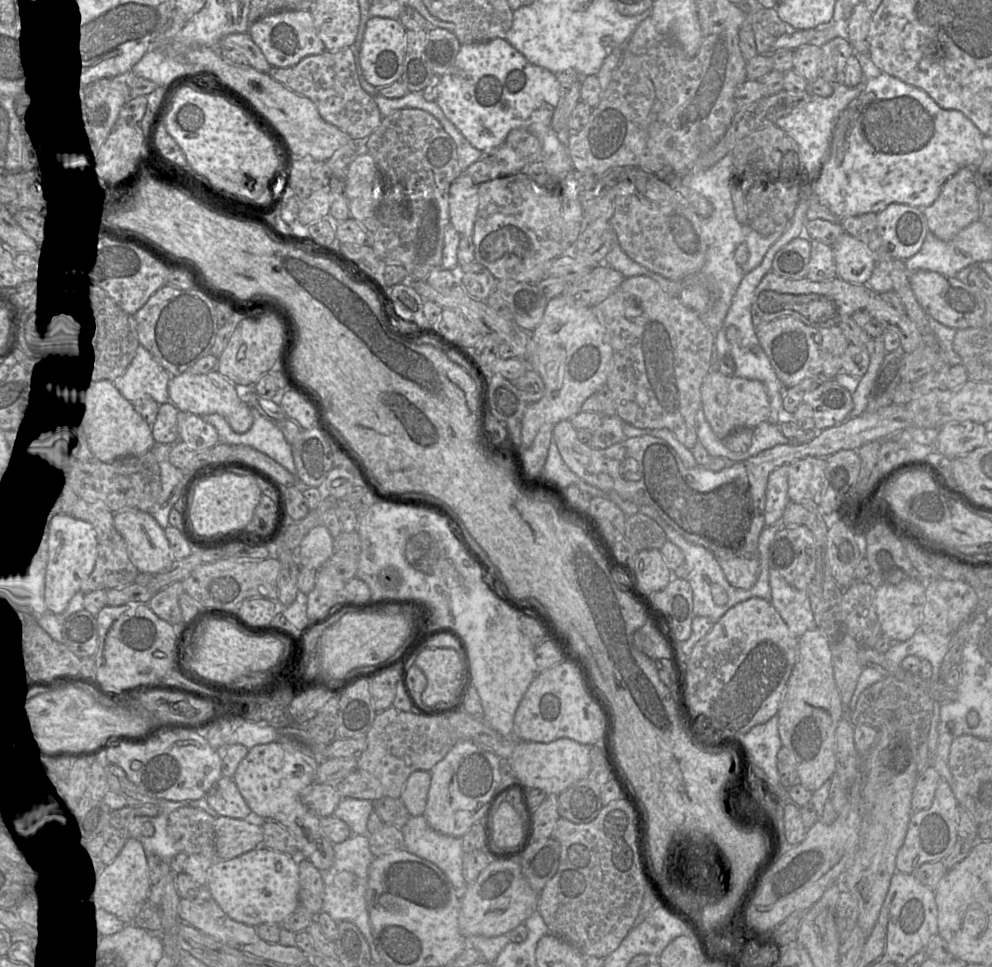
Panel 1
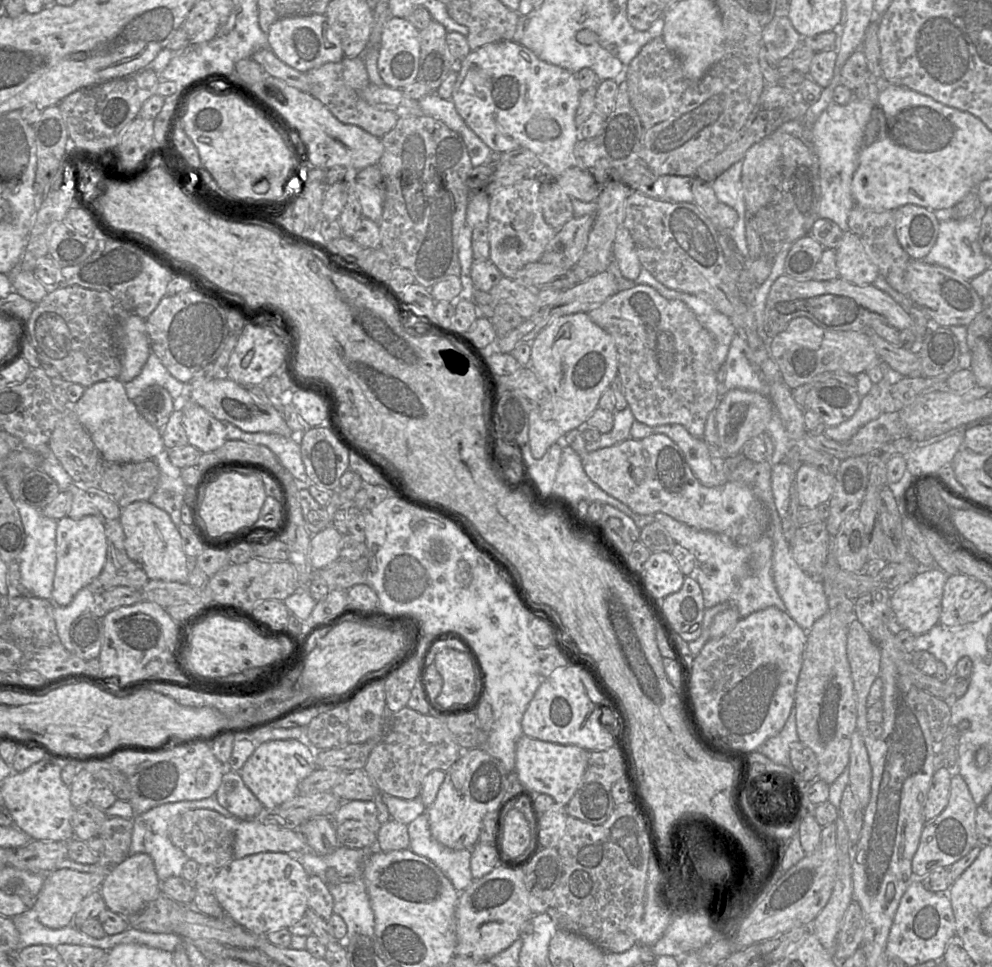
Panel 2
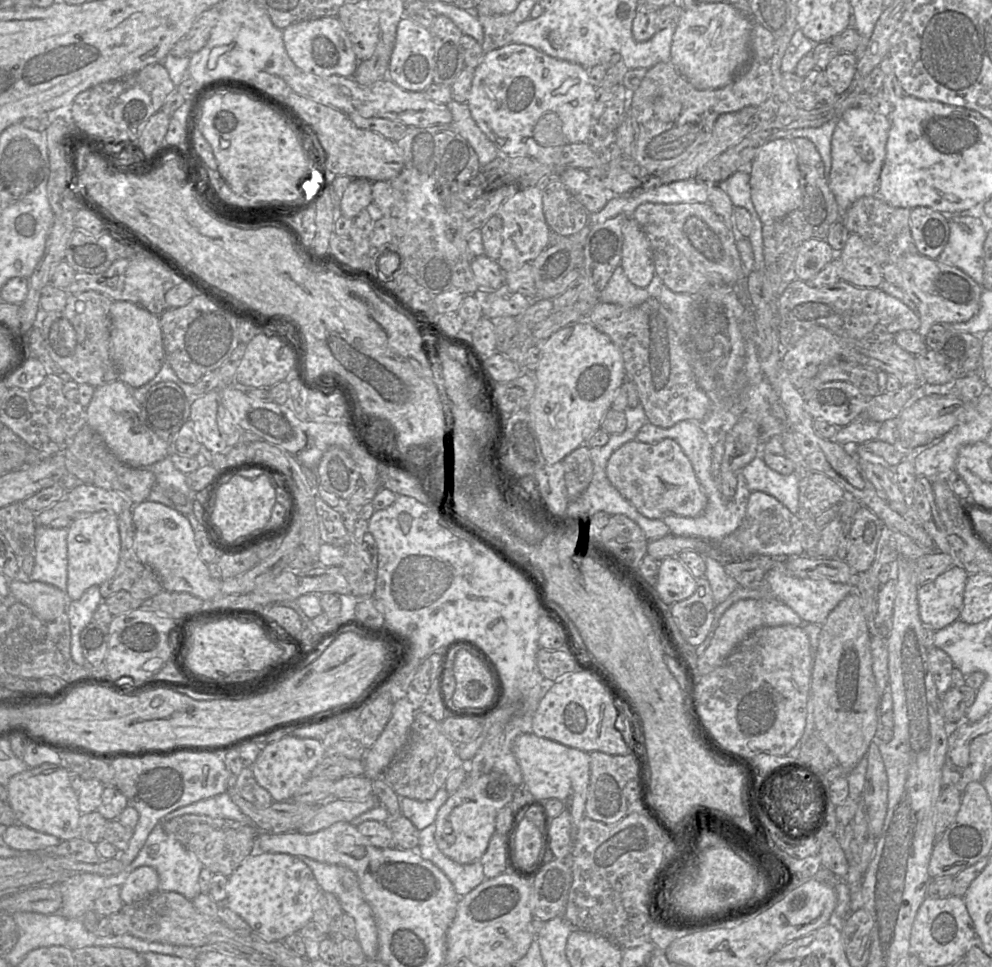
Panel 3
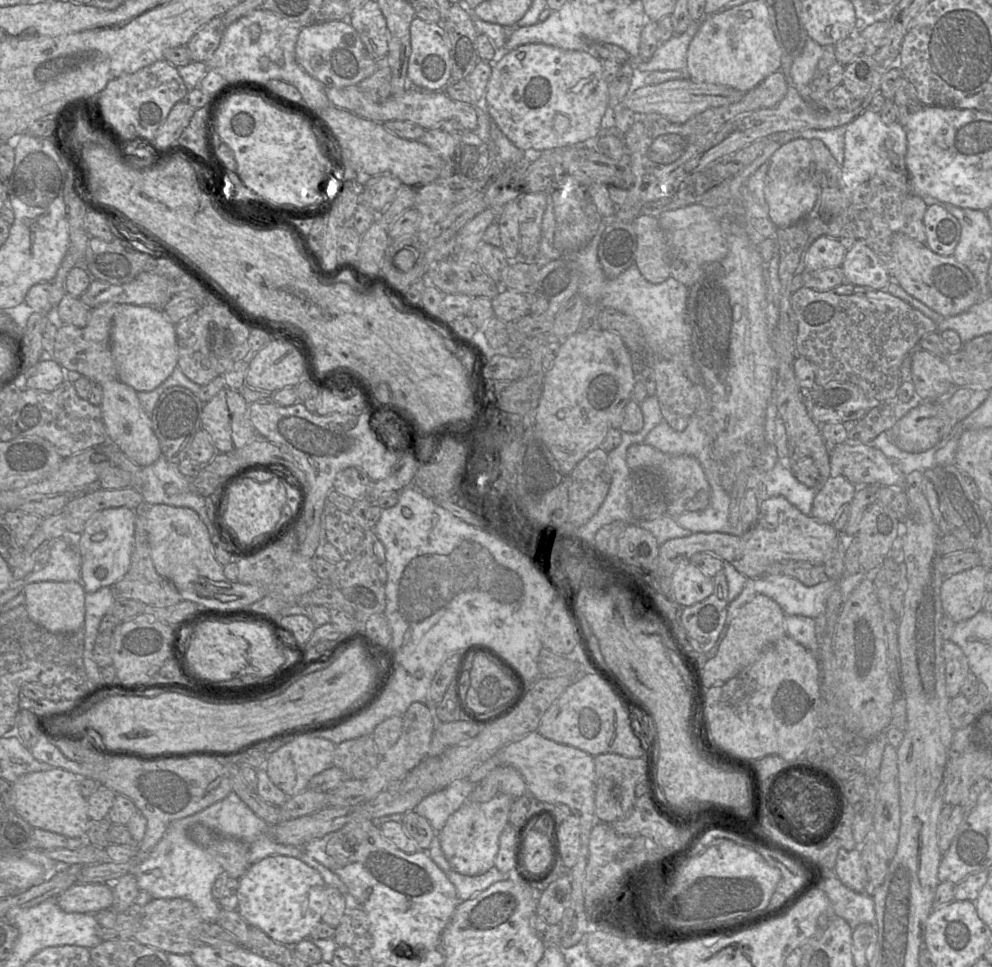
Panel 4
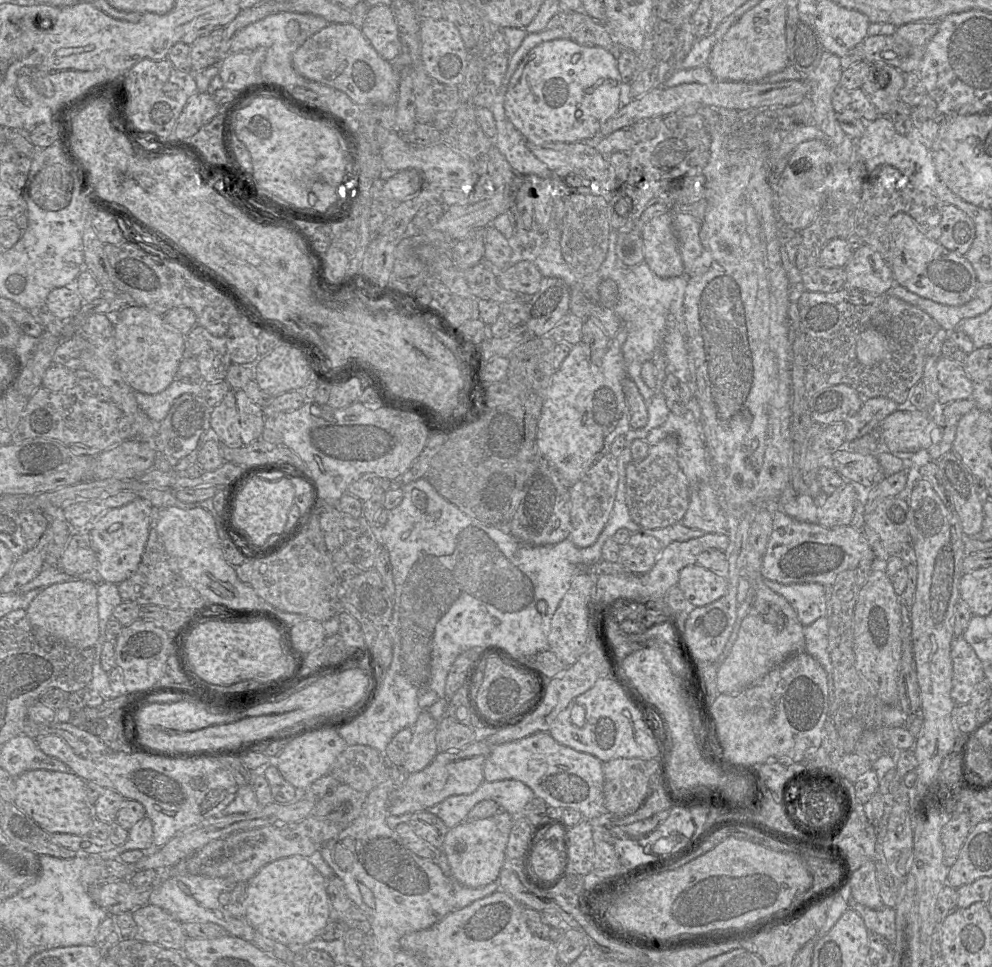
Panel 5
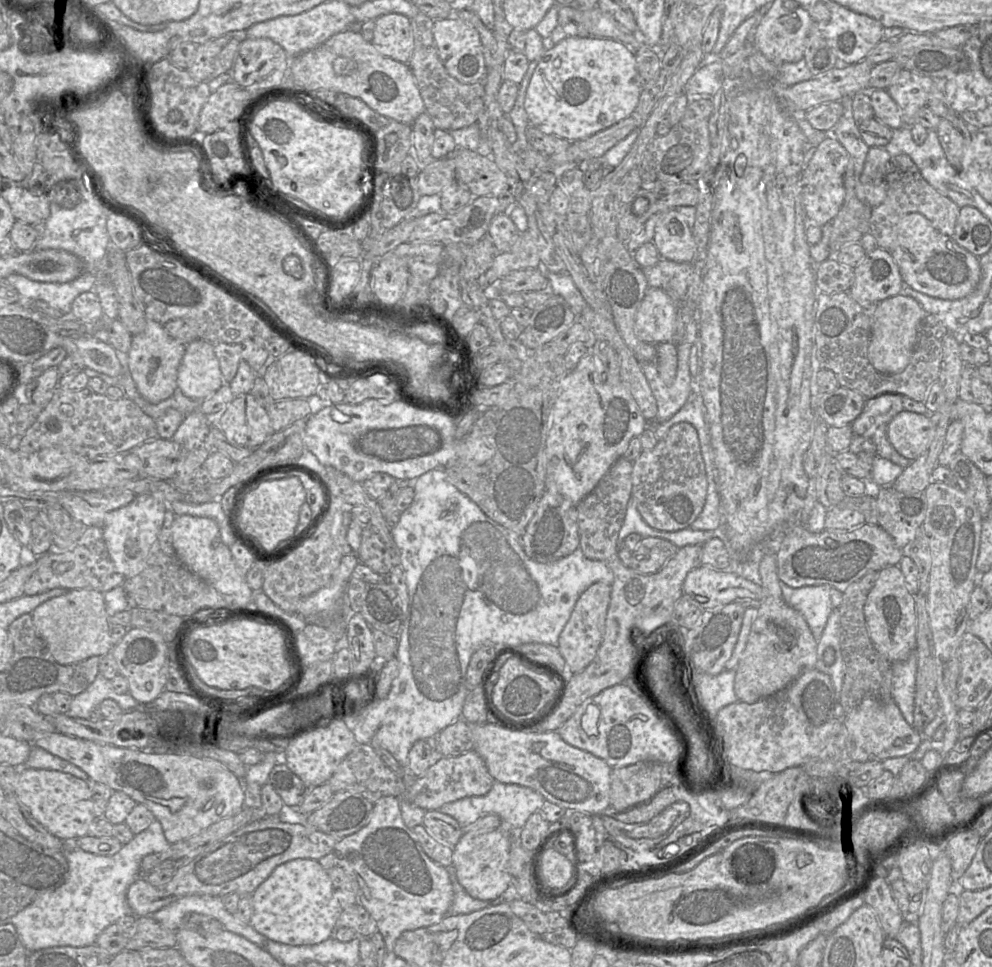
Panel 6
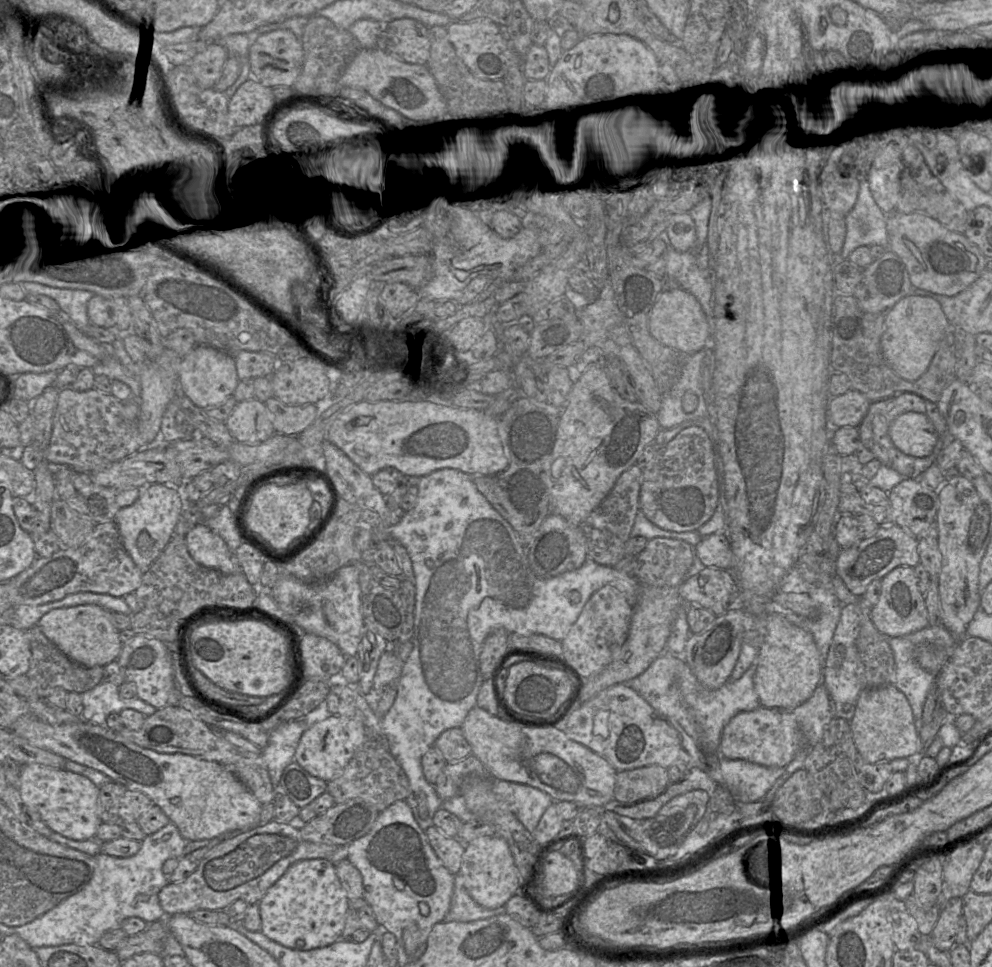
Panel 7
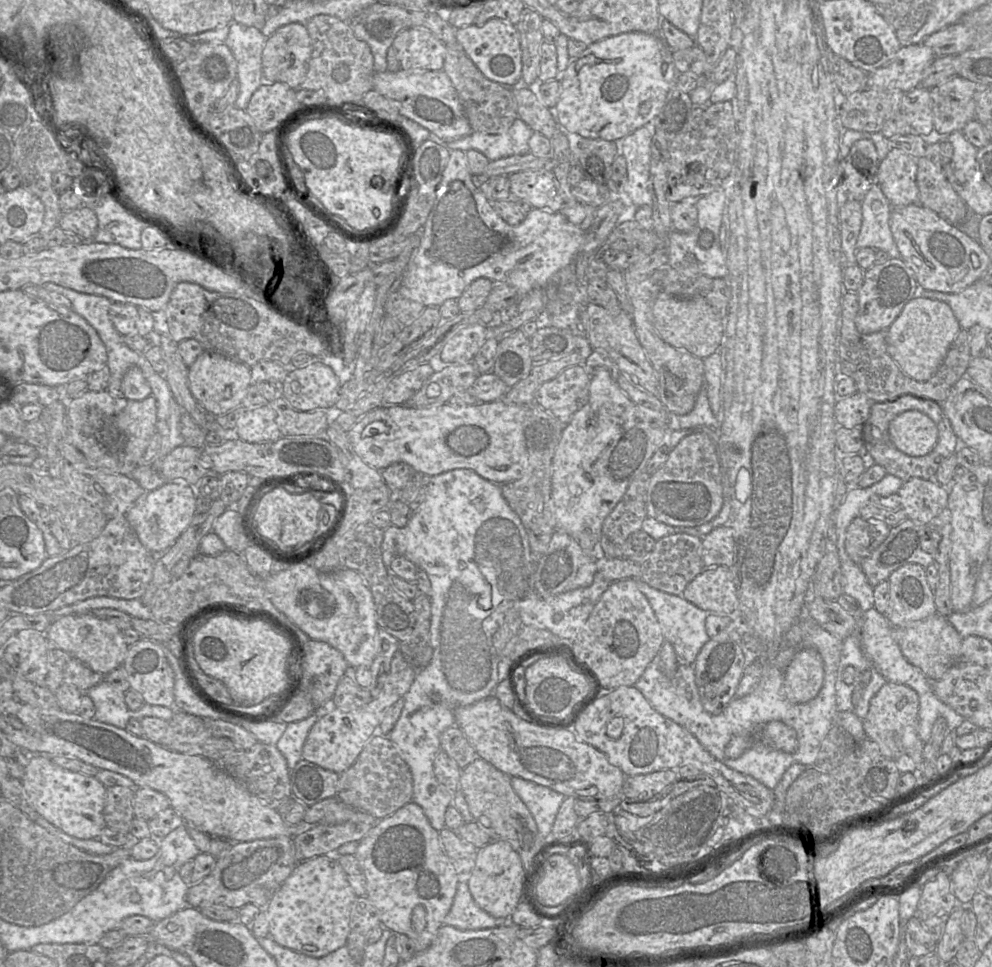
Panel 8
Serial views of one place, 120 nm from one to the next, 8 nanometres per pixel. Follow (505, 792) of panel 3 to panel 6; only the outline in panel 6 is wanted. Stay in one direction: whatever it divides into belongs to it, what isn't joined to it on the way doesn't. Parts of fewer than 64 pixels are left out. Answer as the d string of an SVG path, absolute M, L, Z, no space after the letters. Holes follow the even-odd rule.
M498 828L490 832L465 832L453 847L452 865L459 883L473 897L492 900L502 896L511 883L508 872L511 849L511 828Z

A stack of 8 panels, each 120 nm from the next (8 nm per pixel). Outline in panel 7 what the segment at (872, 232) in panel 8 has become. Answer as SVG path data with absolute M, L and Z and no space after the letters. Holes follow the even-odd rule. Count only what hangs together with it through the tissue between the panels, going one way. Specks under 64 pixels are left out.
M865 177L861 182L855 205L844 216L847 232L843 248L836 256L847 259L859 246L880 245L889 250L887 217L875 202Z

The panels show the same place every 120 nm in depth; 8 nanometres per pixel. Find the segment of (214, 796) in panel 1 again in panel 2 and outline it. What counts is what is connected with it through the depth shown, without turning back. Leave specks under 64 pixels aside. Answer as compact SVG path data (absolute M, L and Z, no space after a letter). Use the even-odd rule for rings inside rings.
M226 771L215 793L218 803L239 820L251 820L263 809L262 803L245 785L238 771Z

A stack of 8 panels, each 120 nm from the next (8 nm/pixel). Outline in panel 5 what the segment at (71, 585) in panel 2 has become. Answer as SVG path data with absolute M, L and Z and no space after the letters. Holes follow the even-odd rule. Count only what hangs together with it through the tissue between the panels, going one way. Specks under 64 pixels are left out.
M144 499L105 511L93 523L89 535L98 558L98 571L102 582L118 585L138 568L149 537L153 508Z

